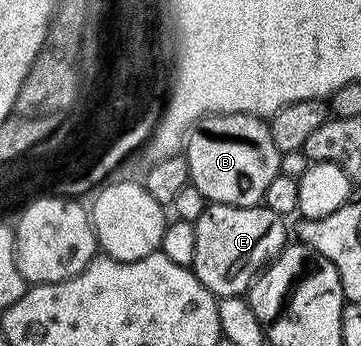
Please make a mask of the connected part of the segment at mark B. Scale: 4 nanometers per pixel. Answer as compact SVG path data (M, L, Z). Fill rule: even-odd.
M244 113L211 114L193 130L186 133L184 155L190 171L190 184L204 194L211 204L231 204L241 208L253 208L262 204L264 190L272 178L276 178L282 167L282 153L276 142L272 142L269 123L263 117Z

